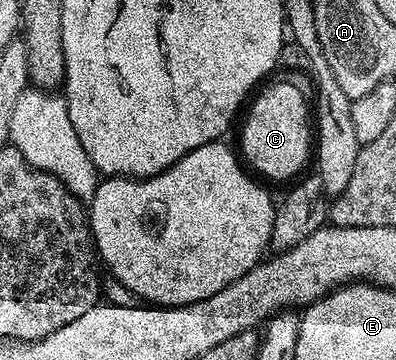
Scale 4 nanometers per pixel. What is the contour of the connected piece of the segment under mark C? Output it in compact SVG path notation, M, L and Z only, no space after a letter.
M286 79L267 85L265 84L251 98L252 106L250 106L251 101L247 106L248 118L245 119L244 130L240 133L240 145L244 148L242 157L253 170L257 169L255 172L261 178L273 177L276 181L284 181L287 177L295 178L297 176L295 173L307 161L309 164L310 154L314 149L314 129L310 124L310 101L295 87L290 87Z

